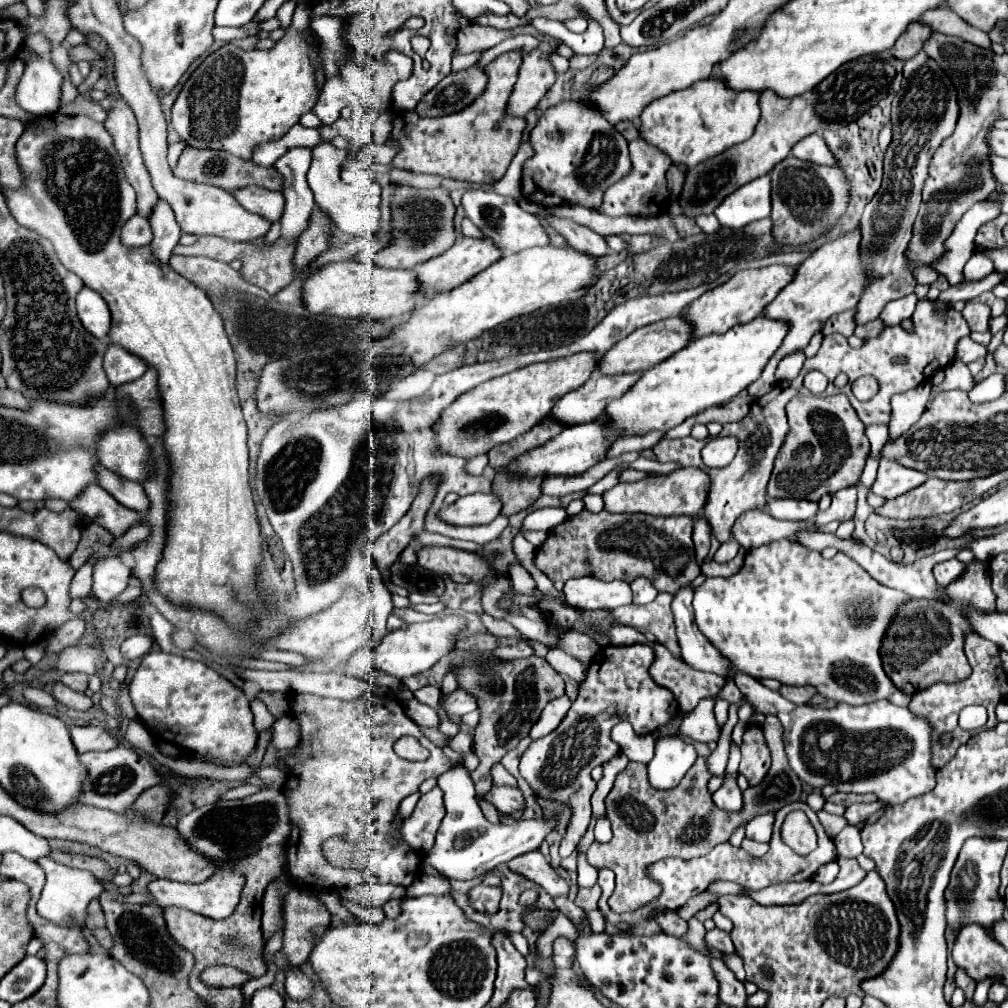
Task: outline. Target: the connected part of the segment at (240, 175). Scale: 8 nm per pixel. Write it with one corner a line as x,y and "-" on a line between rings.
186,146
184,152
180,154
180,160
178,160
178,166
174,168
174,174
184,178
184,180
218,186
218,188
228,190
228,192
232,192
236,188
252,186
252,184
268,188
268,190
282,190
280,174
272,166
270,168
262,168
262,166
254,164
252,160
242,160
242,158
232,156
232,154
216,152
216,150
198,150
198,148
192,148
192,146

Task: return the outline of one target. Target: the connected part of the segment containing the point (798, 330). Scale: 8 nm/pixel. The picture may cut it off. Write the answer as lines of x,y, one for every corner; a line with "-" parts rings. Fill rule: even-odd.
858,228
838,236
832,242
826,242
822,248
812,252
812,256
796,270
796,280
792,280
792,284
788,284
788,288
784,288
784,292
780,292
776,300
768,304
768,308
764,308
762,312
762,316
772,316
772,320
788,320
788,336
784,338
784,344
780,344
778,352
772,354
772,360
768,360
764,372
760,374
760,380
752,382
746,388
752,400
760,398
764,392
768,392
768,388
776,384
774,370
784,356
804,348
810,342
812,334
816,334
832,314
840,314
858,304
864,286
866,286
866,266
860,260

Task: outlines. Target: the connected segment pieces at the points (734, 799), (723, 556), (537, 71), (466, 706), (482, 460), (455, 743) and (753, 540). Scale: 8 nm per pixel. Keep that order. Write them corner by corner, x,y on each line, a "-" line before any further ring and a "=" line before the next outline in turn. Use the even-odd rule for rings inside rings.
732,744
730,746
730,760
728,760
728,766
726,766
724,784
712,794
714,804
725,811
733,812
742,809
742,790
736,784
738,764
740,764
740,748
736,748
=
728,542
728,544
722,544
720,548
718,548
718,552
714,554
714,560
718,562
718,564
726,564
726,562
730,562
736,554
738,554
738,544
734,544
734,542
=
540,42
538,50
524,56
518,80
506,104
506,116
524,116
538,104
538,100
554,84
556,72
552,64
546,60
548,52
554,52
554,46
=
464,690
452,692
442,704
444,704
448,716
464,716
466,712
476,710
476,698
468,696
468,692
464,692
=
478,456
478,458
470,458
468,462
466,462
466,472
468,474
472,474
472,476
480,476
482,474
482,470
488,466
488,456
=
458,732
454,738
452,738
452,750
456,750
458,754
464,754
464,752
468,752
470,748
472,748
472,738
474,738
474,734
470,734
470,732
=
750,510
744,512
734,524
734,538
744,550
752,550
774,540
790,538
802,530
814,530
816,522
790,522
790,520
776,520
768,516
764,510

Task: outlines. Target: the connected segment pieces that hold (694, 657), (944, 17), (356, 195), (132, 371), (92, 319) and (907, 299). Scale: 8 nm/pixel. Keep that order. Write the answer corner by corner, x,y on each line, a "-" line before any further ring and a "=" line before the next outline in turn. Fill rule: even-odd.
680,588
672,600
672,612
676,620
676,634
682,648
682,658
686,664
692,664
696,670
716,672
718,676
728,678
732,664
716,652
712,642
696,628
694,612
692,612
692,588
=
940,6
940,8
924,12
924,16
920,16
918,22
928,26
928,28
932,28
934,32
954,34
954,36
958,36
958,38
962,38
962,40
966,40
970,44
976,44
980,48
990,48
992,50
992,42
990,42
990,36
986,32
972,28
970,24
966,24
960,16
956,16
946,6
=
316,146
312,150
312,164
308,170
308,184
314,192
316,204
332,218
332,222
344,234
364,236
378,230
380,220
380,186
350,186
340,180
340,164
344,162
348,150
338,150
334,146
=
110,346
104,354
104,372
112,388
140,378
146,370
148,366
140,358
128,354
120,346
=
84,286
76,296
76,308
78,308
78,318
82,326
96,338
104,340
110,330
110,310
104,298
92,288
=
908,294
904,298
898,298
889,302
880,314
880,318
886,326
900,325
902,320
908,320
914,314
914,306
916,306
918,298
916,294

